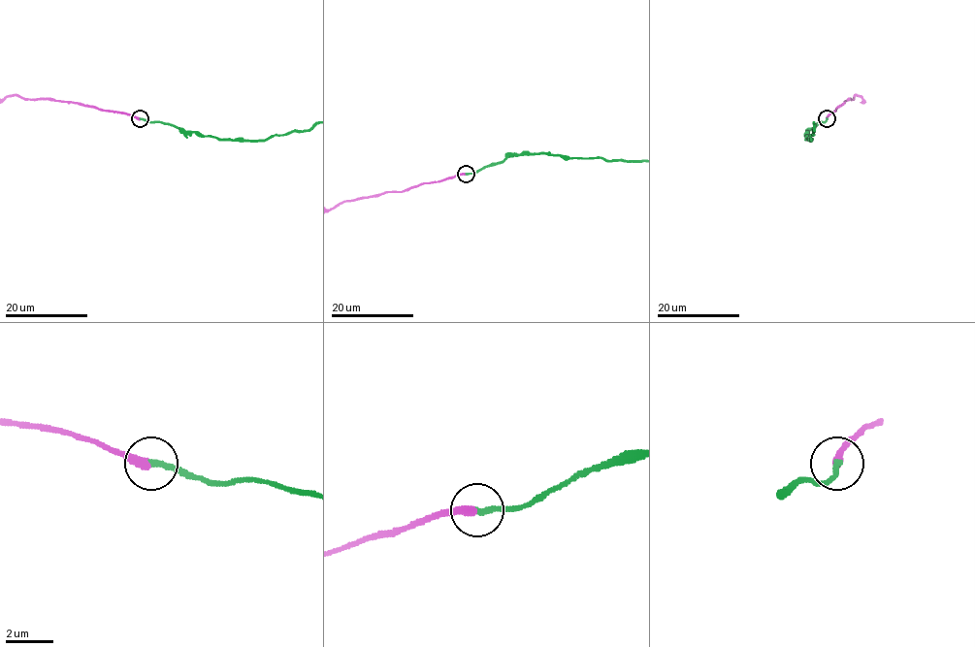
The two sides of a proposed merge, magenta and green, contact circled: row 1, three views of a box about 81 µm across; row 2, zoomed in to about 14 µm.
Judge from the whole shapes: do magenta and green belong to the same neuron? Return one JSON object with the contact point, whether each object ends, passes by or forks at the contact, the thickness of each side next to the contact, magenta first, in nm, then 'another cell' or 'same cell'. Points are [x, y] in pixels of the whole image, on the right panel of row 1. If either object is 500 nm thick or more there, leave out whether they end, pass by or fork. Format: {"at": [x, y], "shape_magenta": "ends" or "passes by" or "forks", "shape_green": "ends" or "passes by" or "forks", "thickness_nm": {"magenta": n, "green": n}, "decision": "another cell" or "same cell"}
{"at": [827, 118], "shape_magenta": "ends", "shape_green": "ends", "thickness_nm": {"magenta": 360, "green": 240}, "decision": "same cell"}

